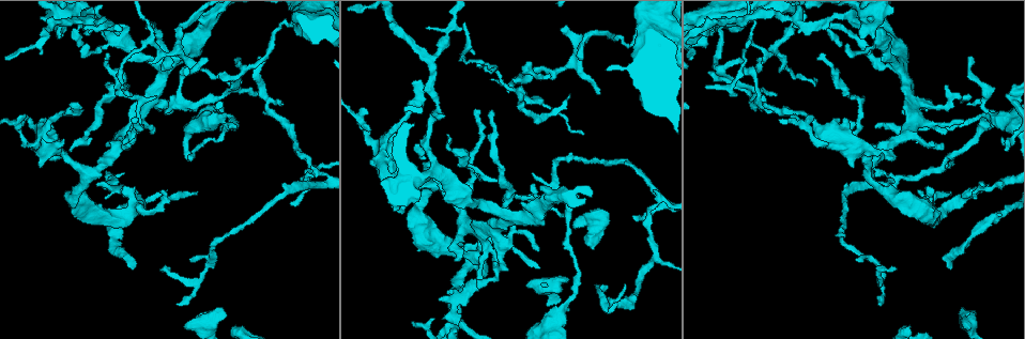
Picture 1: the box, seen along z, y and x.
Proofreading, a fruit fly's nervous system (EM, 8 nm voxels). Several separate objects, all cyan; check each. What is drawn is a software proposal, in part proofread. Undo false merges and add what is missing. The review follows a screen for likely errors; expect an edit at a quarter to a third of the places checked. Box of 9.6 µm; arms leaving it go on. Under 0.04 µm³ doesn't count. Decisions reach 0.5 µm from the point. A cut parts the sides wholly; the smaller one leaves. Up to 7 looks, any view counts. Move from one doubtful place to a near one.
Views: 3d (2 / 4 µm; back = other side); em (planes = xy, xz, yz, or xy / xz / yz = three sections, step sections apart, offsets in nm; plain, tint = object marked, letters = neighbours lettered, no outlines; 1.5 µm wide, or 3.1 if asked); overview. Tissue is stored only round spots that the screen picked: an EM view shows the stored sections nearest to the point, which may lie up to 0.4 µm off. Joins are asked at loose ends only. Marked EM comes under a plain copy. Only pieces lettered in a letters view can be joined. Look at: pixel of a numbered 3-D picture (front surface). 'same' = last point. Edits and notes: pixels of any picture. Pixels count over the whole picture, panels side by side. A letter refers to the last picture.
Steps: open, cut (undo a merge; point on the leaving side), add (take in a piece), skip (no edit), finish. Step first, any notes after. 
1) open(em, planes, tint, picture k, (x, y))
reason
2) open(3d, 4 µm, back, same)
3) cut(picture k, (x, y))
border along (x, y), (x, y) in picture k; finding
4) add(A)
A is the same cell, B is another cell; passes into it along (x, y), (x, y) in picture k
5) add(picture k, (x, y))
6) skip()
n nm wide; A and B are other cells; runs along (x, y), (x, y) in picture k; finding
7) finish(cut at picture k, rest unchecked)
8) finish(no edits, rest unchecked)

open(3d, 2 µm, picture 1, (477, 266))
an open end

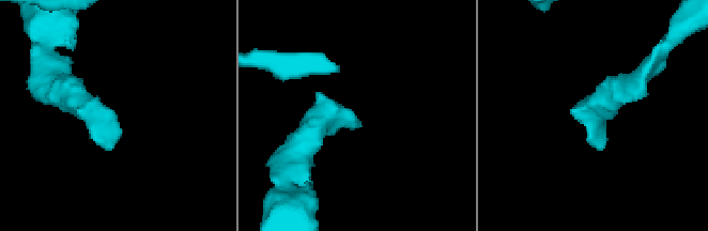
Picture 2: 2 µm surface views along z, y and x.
open(em, xy, step 8, letters, picture 2, (599, 150))

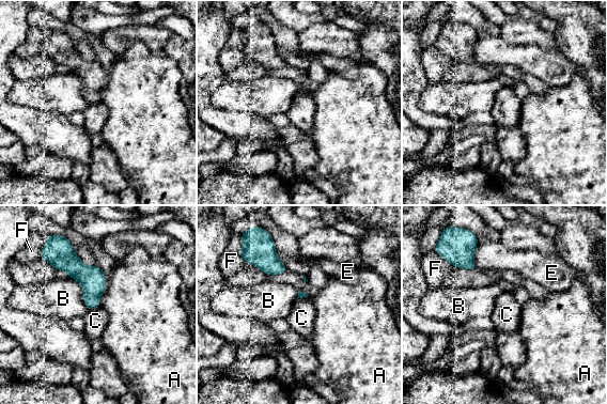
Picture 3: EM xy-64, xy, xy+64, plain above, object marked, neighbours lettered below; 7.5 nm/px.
open(em, planes, letters, same)
cut it another way

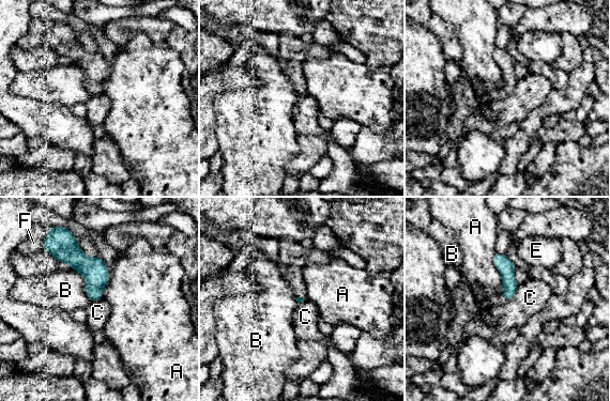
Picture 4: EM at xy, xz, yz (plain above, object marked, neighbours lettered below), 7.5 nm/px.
skip()
A, B, C, E and F are other cells; runs along (498, 257), (506, 267), (508, 296) in picture 4; no lettered piece goes on from it

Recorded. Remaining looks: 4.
open(em, planes, letters, picture 1, (949, 192))
branch stops here

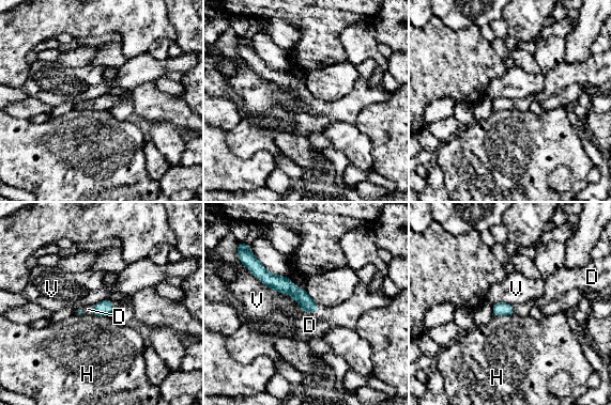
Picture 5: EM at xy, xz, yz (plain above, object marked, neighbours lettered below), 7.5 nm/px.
add(picture 5, (309, 325))
V touches over 550 nm; D is the same cell, H and V are other cells; passes into it along (308, 305), (310, 311), (309, 325) in picture 5; the cell continues

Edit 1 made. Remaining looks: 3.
open(overview)
see it whole again

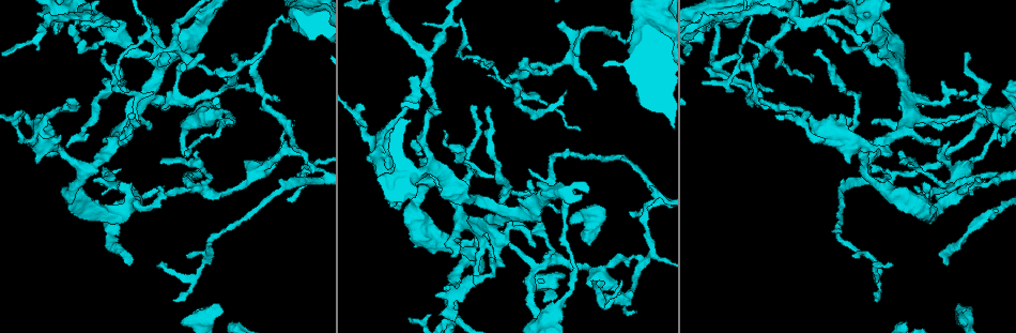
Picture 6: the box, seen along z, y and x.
open(em, xz, step 8, tint, picture 6, (148, 97))
a fork

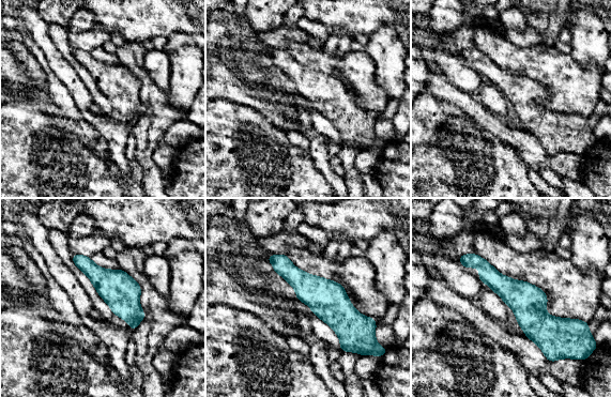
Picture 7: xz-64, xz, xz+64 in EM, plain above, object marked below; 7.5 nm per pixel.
open(em, xy, step 8, letters, same)

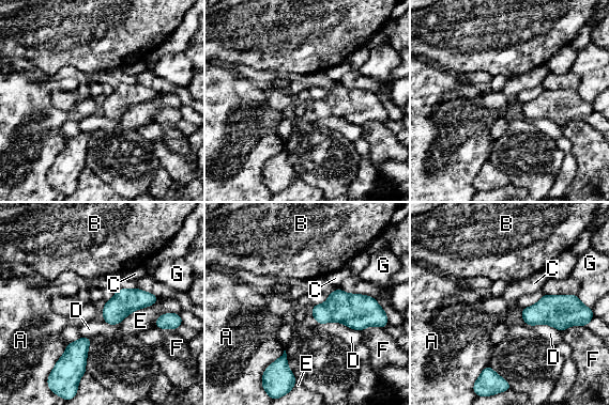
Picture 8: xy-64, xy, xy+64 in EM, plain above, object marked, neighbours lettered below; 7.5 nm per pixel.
skip()
190 nm wide; E touches over 360 nm; A, B, C, D, E, F and G are other cells; all the same cell

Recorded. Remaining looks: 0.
finish(add at picture 5, rest unchecked)

